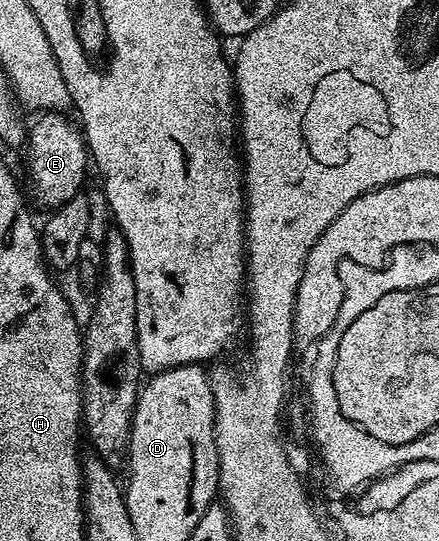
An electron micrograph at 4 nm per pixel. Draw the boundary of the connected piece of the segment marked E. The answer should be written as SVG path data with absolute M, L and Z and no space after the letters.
M45 112L37 123L27 130L27 145L24 147L25 170L29 173L29 182L33 185L33 194L41 206L56 208L67 204L76 194L82 193L85 182L85 169L90 169L91 155L85 145L85 139L74 119L61 118L60 113Z

